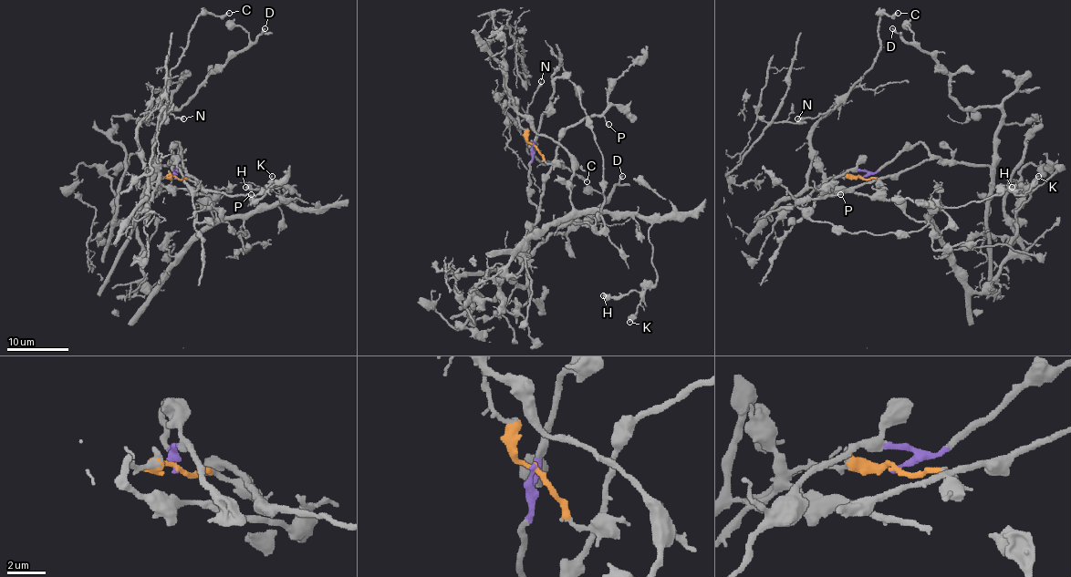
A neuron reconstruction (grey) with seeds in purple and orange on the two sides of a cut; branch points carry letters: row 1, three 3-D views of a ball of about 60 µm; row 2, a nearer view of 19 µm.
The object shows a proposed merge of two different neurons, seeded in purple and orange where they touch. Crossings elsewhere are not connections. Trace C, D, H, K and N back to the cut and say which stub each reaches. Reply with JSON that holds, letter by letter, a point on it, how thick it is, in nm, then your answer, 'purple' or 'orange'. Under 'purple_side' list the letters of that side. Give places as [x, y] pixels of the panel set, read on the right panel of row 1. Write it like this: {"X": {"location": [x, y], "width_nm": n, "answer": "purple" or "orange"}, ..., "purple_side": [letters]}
{"C": {"location": [898, 13], "width_nm": 260, "answer": "orange"}, "D": {"location": [892, 28], "width_nm": 280, "answer": "purple"}, "H": {"location": [1012, 187], "width_nm": 550, "answer": "orange"}, "K": {"location": [1038, 176], "width_nm": 240, "answer": "orange"}, "N": {"location": [797, 118], "width_nm": 280, "answer": "orange"}, "purple_side": ["D"]}

